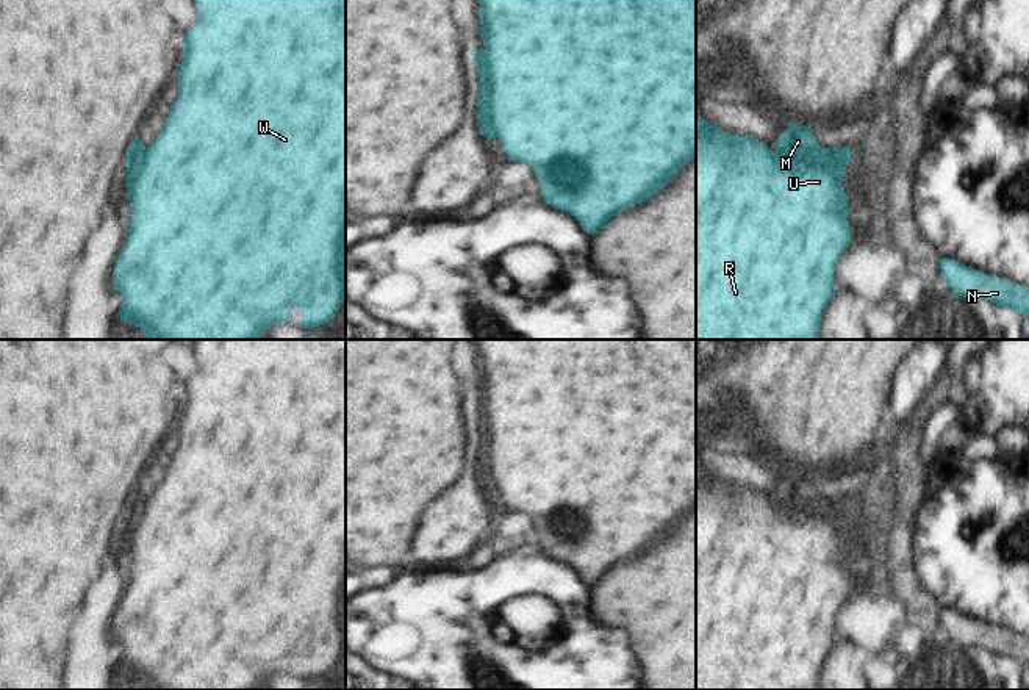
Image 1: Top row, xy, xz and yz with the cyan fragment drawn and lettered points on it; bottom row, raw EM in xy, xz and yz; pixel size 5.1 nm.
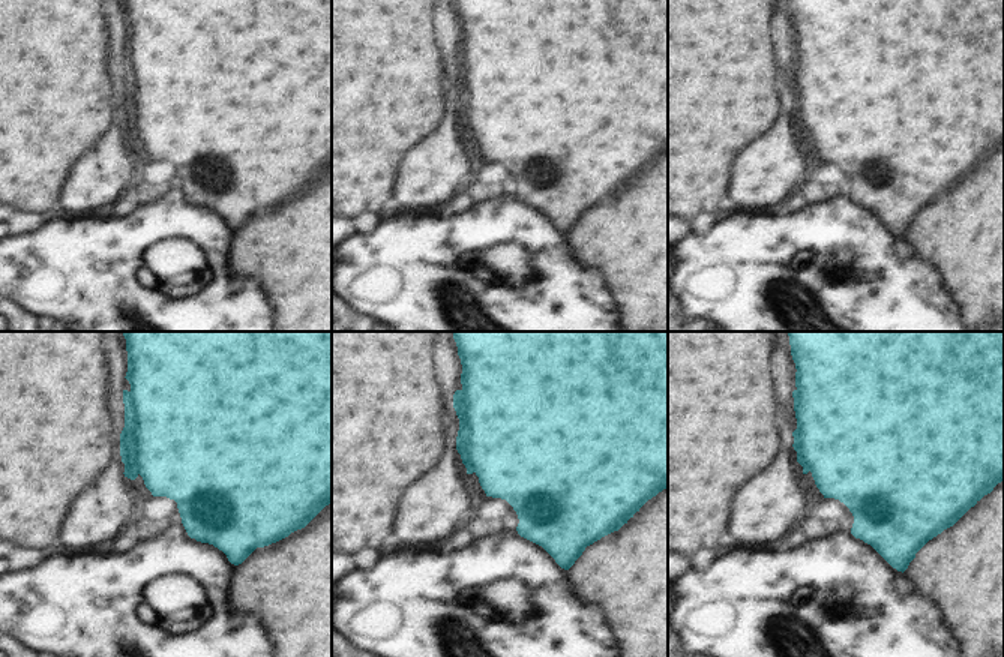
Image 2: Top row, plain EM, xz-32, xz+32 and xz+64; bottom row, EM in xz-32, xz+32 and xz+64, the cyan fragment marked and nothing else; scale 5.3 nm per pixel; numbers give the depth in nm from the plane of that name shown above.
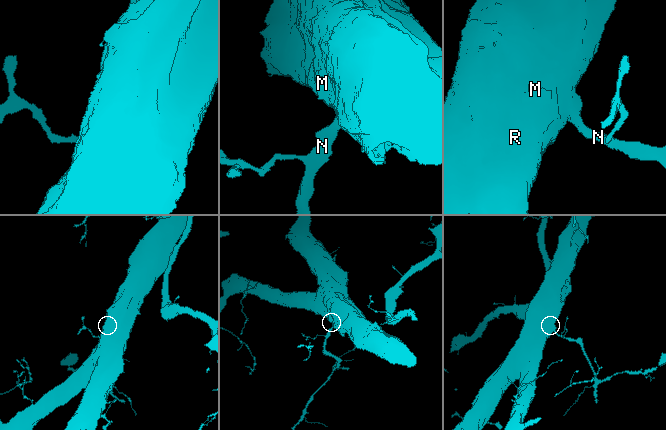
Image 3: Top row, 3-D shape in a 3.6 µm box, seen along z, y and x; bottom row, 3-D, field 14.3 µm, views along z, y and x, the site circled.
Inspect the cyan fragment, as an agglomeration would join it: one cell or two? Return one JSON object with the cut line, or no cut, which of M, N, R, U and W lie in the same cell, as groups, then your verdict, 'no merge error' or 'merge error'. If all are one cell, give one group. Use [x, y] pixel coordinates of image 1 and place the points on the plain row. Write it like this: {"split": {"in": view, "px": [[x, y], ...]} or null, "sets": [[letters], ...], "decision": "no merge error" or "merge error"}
{"split": null, "sets": [["M", "N", "R", "U", "W"]], "decision": "no merge error"}

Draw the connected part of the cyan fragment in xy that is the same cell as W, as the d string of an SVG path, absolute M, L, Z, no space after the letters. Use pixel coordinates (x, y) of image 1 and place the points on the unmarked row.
M195 340L194 355L197 371L183 388L185 397L177 422L178 447L170 457L164 479L149 499L136 487L125 501L125 534L128 537L127 548L131 554L131 570L130 584L113 621L113 640L122 646L117 667L139 677L144 682L142 690L260 690L272 676L286 676L291 671L292 657L303 665L300 670L302 679L324 676L336 667L346 645L346 340Z

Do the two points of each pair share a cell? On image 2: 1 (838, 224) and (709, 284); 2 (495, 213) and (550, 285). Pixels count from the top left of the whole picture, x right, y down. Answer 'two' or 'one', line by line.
1: one
2: one

